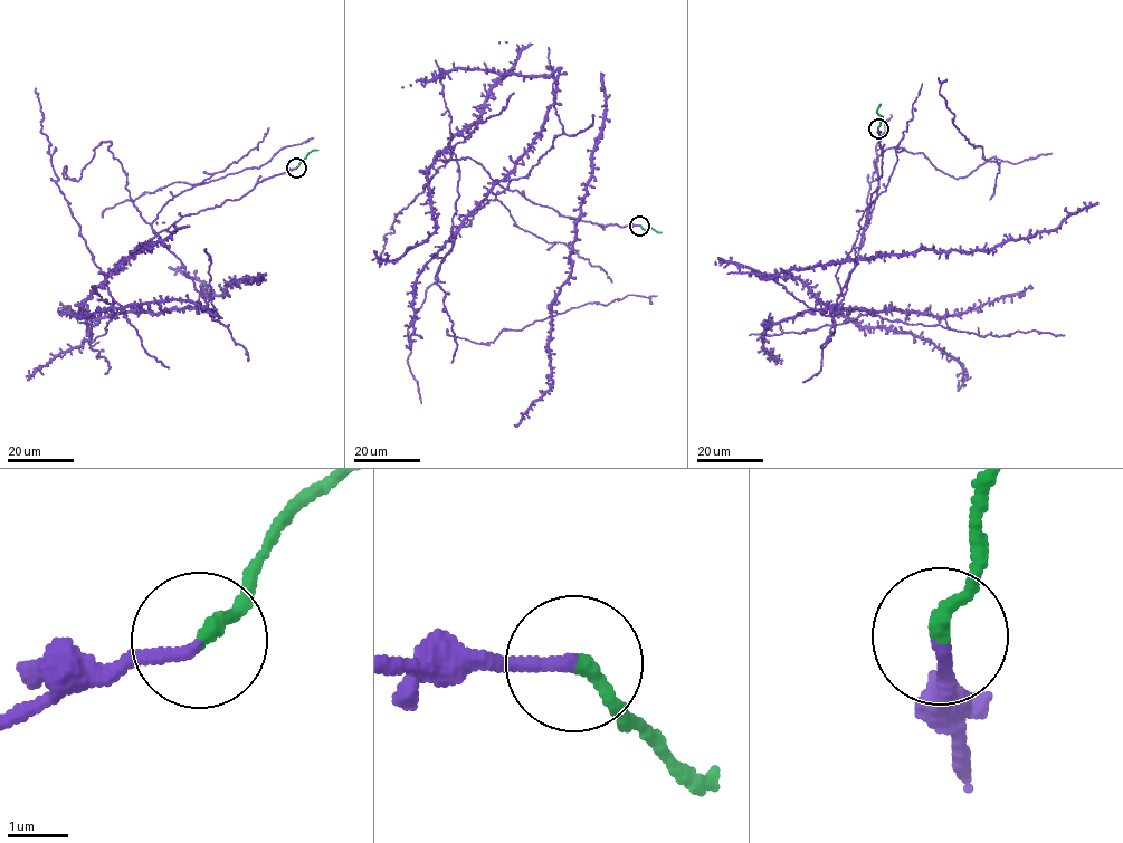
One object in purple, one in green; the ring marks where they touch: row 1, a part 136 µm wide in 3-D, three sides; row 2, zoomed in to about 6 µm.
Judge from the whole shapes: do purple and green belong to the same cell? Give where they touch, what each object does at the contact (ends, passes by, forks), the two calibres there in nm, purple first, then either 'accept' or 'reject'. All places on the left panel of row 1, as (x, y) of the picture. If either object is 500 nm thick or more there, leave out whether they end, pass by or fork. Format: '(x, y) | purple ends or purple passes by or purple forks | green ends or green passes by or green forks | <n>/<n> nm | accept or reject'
(296, 168) | purple ends | green ends | 200/240 nm | accept

